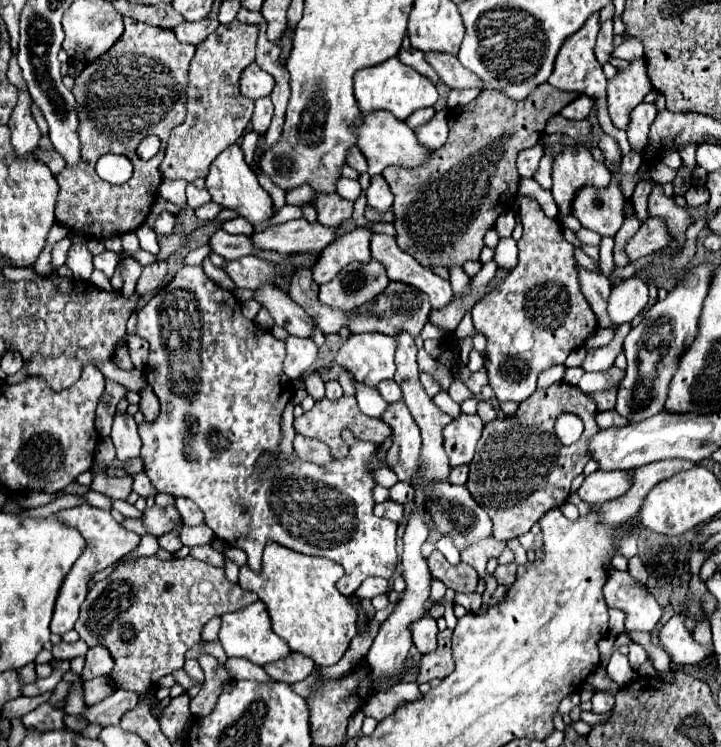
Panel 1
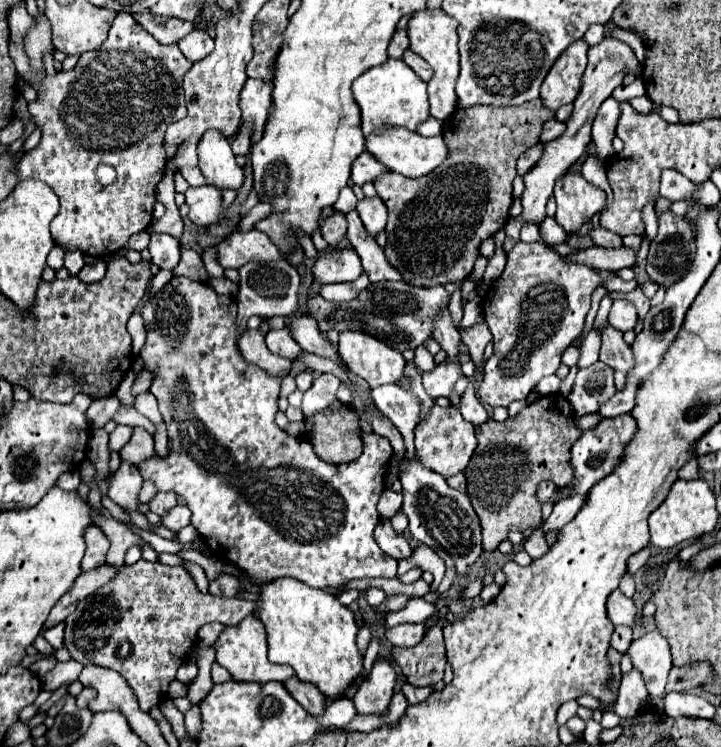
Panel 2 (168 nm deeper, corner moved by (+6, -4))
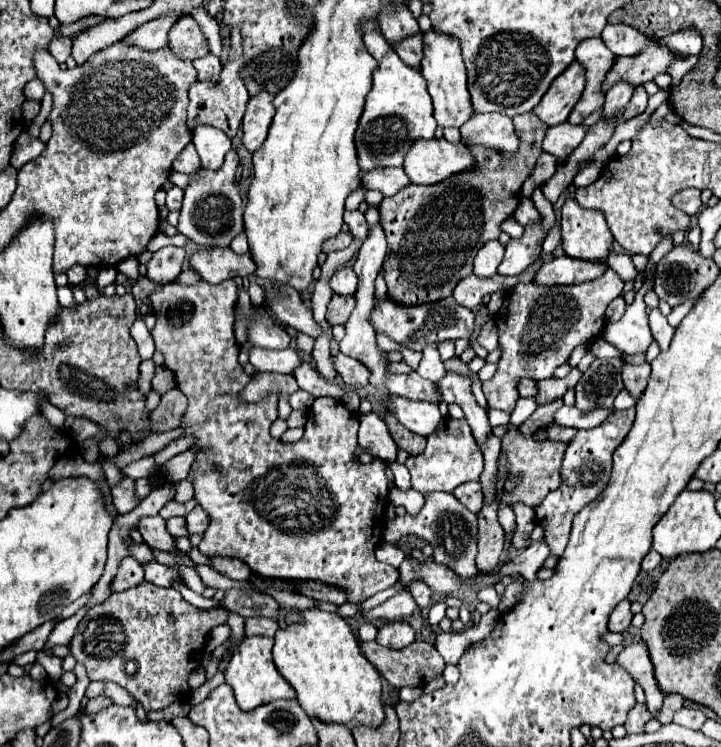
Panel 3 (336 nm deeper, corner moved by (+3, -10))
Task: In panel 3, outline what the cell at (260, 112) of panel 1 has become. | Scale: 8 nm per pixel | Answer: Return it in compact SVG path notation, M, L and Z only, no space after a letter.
M231 150L225 156L225 164L221 170L209 174L201 168L201 174L195 174L191 184L185 190L183 208L179 216L177 230L185 234L189 240L201 244L201 246L221 246L227 248L229 242L243 230L243 206L241 196L235 186L235 174L239 166L239 156L235 150Z

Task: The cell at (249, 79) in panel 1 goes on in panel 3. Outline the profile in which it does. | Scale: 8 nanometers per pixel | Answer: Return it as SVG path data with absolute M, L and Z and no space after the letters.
M265 90L251 96L247 102L247 112L243 116L243 146L249 152L255 152L263 146L269 124L273 122L275 108L271 104L273 96Z

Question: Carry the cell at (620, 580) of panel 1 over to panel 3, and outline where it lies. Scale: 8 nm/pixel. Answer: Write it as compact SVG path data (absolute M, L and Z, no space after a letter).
M623 600L615 606L615 610L609 616L609 630L611 632L625 632L631 624L631 610L629 610L629 600Z

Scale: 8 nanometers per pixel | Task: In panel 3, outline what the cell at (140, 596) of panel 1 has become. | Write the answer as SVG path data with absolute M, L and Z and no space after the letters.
M141 582L125 592L111 594L105 602L93 606L83 620L77 624L75 636L71 640L71 654L73 658L85 666L89 680L109 680L133 694L137 702L145 708L145 712L167 708L169 704L177 700L189 698L189 686L187 676L193 672L193 668L199 668L203 650L205 650L205 638L217 624L227 624L227 610L225 608L213 608L213 610L199 610L177 590L155 586L153 582Z

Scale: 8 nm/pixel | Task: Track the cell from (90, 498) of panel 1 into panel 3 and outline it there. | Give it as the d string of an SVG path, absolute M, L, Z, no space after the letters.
M207 556L209 558L209 566L233 580L247 580L251 576L251 570L247 564L243 564L237 558L225 558L225 556Z

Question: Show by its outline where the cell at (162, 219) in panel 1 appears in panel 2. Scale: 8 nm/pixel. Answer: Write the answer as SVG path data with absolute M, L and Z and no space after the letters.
M152 234L148 250L158 268L172 270L180 262L180 242L170 234Z

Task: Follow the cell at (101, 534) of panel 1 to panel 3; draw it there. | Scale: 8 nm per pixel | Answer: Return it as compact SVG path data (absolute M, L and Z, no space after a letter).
M149 560L149 562L143 562L143 570L145 570L145 580L157 584L157 586L165 586L169 588L173 580L181 580L179 572L159 564L157 560Z

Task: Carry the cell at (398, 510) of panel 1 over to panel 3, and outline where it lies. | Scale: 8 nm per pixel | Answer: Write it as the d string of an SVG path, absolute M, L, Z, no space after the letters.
M413 580L411 586L409 586L409 592L413 594L413 598L419 604L419 608L423 612L427 612L429 606L431 606L431 588L423 580Z

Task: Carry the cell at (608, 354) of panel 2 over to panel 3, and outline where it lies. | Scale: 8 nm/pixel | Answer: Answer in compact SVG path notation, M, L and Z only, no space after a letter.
M623 362L623 382L625 382L625 390L639 398L639 394L645 390L647 386L647 378L649 378L649 364L641 364L641 366L631 366Z

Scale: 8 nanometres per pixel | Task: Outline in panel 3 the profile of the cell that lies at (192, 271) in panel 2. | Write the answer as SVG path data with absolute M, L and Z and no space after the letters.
M139 276L139 278L133 282L131 292L133 292L133 296L135 296L137 300L141 300L141 298L147 298L149 292L153 292L153 290L157 290L157 288L161 288L161 286L163 286L163 284L157 284L157 282L149 280L147 276Z

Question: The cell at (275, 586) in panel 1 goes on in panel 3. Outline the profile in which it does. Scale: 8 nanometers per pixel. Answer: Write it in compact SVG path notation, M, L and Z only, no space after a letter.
M319 608L297 610L303 622L287 624L275 634L273 662L281 676L295 688L299 706L325 722L341 722L351 730L357 724L379 726L385 718L381 702L381 678L375 666L361 654L359 640L345 618Z

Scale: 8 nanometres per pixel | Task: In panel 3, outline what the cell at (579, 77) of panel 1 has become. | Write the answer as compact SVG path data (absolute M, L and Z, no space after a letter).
M577 60L571 62L545 92L537 110L533 110L547 126L557 126L567 120L585 88L585 68Z

